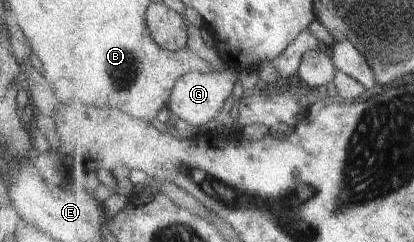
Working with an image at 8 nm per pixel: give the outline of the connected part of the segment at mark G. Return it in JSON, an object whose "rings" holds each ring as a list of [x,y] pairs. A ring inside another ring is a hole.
{"rings":[[[231,68],[224,69],[219,73],[189,73],[183,76],[174,87],[168,108],[171,110],[173,118],[179,118],[199,129],[207,122],[218,119],[223,106],[233,94],[237,80],[239,80],[239,74]]]}

